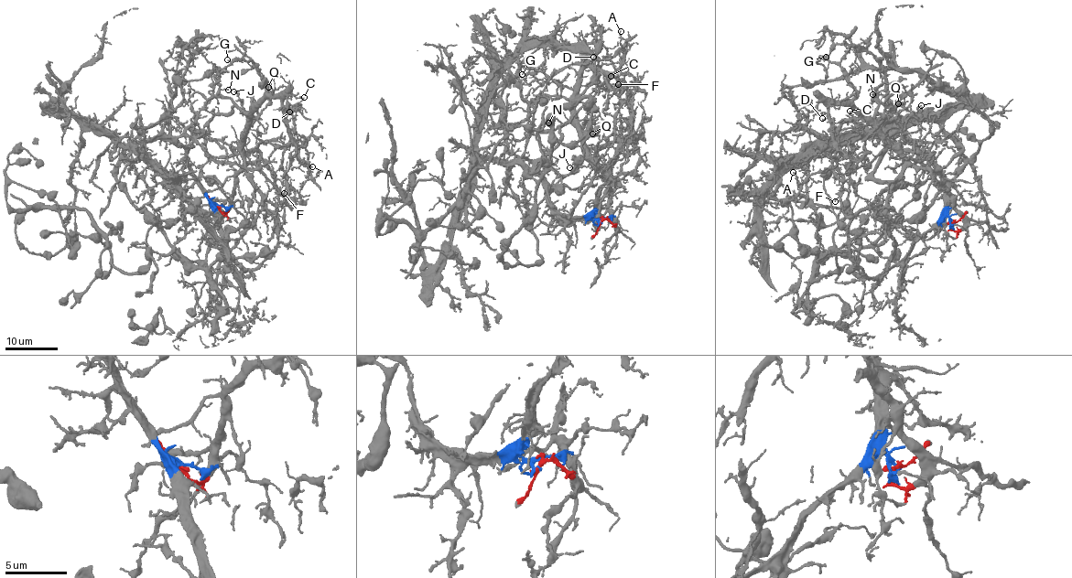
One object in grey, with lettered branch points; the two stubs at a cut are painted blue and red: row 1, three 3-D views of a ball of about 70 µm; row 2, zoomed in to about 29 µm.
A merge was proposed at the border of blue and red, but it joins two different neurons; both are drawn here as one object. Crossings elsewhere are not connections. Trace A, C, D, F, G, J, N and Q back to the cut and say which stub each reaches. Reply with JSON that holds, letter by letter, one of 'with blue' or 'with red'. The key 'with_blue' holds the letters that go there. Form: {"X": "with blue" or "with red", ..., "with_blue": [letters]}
{"A": "with red", "C": "with red", "D": "with red", "F": "with red", "G": "with red", "J": "with red", "N": "with red", "Q": "with red", "with_blue": []}

